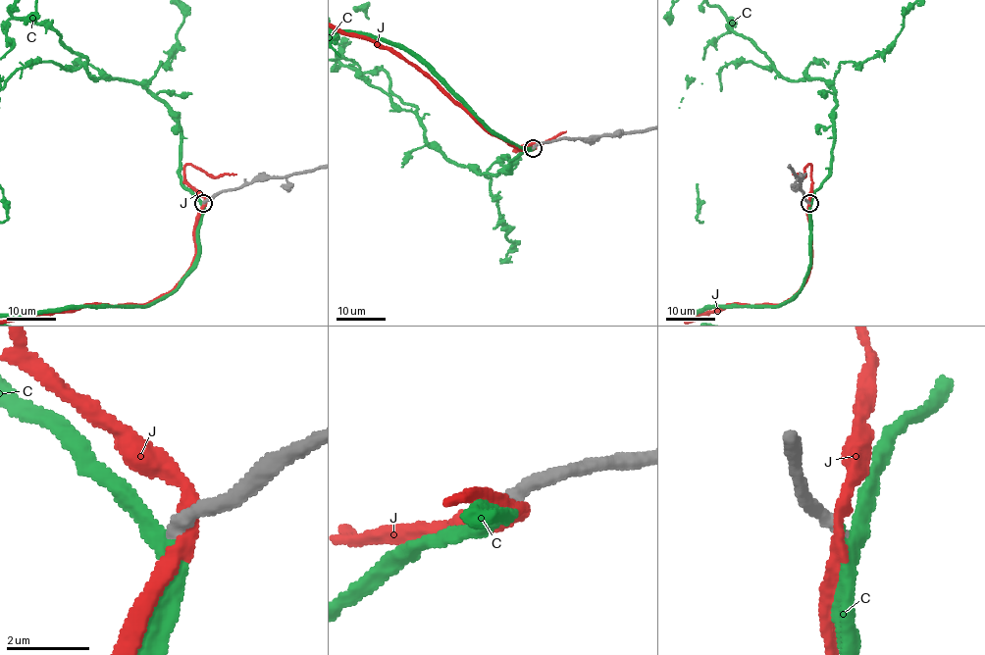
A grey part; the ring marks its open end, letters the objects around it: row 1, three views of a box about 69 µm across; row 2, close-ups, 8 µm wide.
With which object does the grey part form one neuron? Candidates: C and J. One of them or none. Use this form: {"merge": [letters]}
{"merge": ["C"]}

